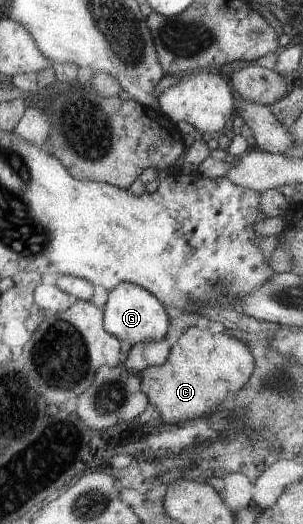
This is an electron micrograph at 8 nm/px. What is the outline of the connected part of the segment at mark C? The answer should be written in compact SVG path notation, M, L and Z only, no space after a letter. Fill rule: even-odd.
M187 327L173 346L164 363L149 365L140 372L141 392L158 411L165 423L177 423L199 417L201 409L213 407L229 391L237 391L249 379L254 360L239 339L225 333L211 333L209 329Z

